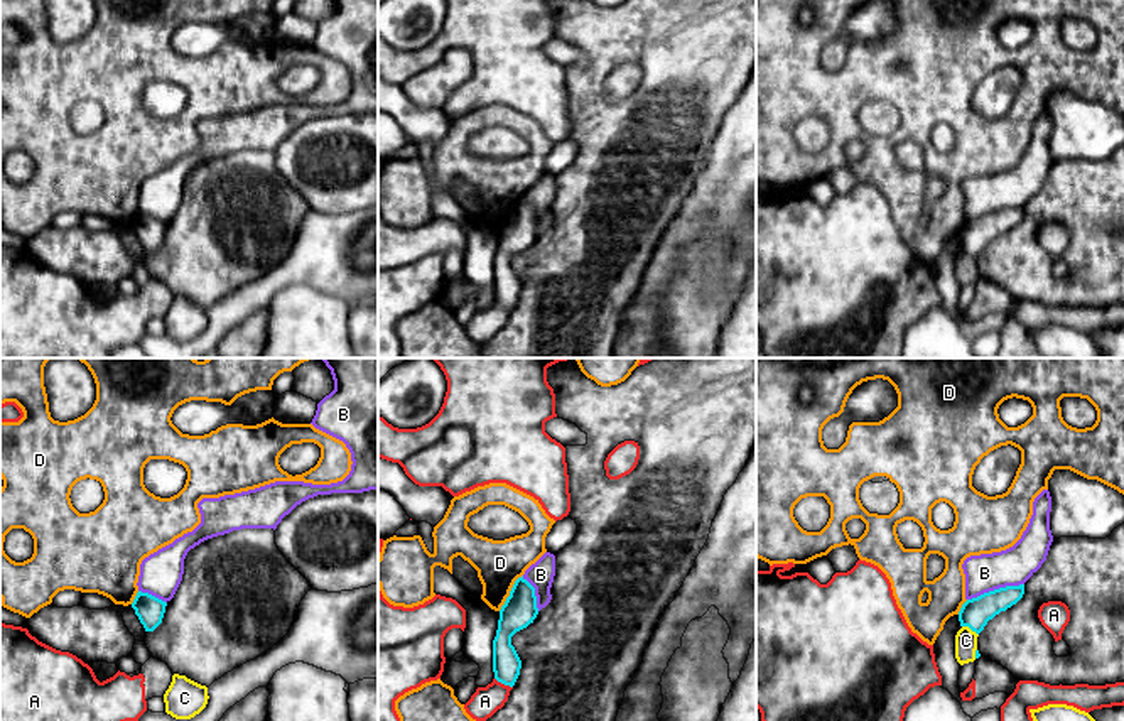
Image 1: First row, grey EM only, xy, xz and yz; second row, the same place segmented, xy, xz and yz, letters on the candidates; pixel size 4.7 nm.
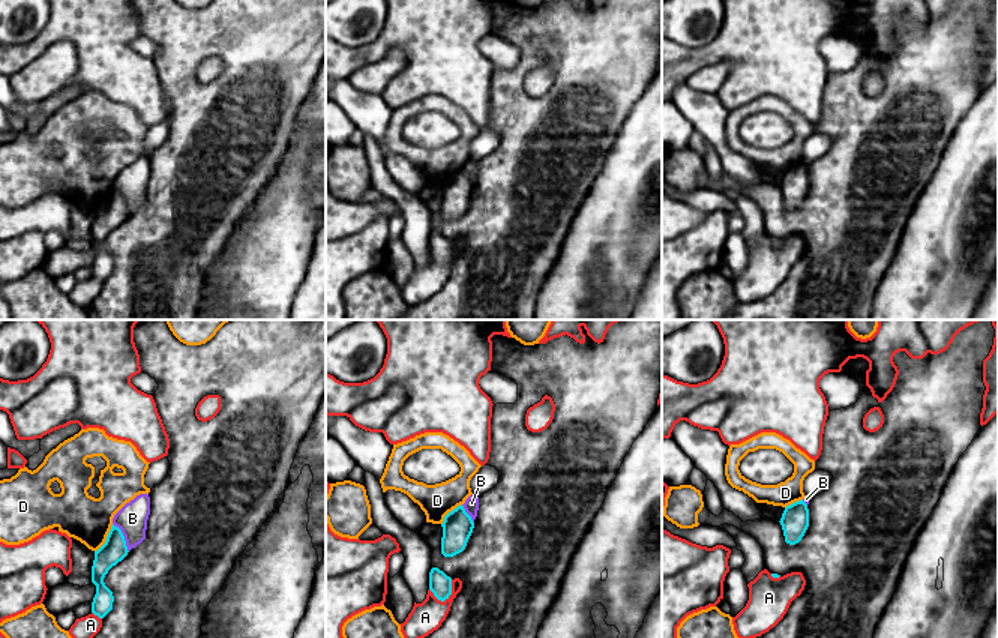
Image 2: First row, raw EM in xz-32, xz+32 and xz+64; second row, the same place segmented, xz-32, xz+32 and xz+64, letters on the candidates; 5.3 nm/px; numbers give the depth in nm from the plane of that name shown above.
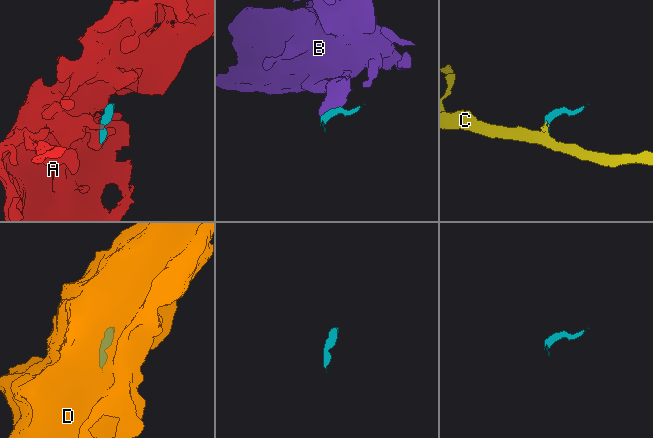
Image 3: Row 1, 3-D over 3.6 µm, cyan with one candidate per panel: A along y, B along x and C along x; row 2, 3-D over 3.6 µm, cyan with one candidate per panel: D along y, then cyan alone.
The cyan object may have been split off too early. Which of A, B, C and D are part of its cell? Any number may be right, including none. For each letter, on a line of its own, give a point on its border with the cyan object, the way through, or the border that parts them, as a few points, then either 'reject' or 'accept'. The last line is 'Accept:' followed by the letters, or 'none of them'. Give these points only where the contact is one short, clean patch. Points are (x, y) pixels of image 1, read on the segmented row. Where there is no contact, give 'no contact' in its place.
A: contact xz (503, 683); border xz (495, 677), (512, 688); reject
B: contact yz (994, 590); border yz (1023, 583), (999, 586), (967, 600); reject
C: contact yz (971, 628); way yz (974, 613), (971, 628), (966, 640); accept
D: contact xz (510, 593); border xz (522, 574), (498, 610); reject
Accept: C

